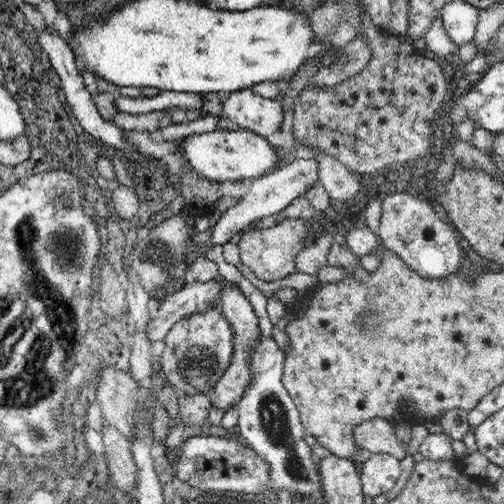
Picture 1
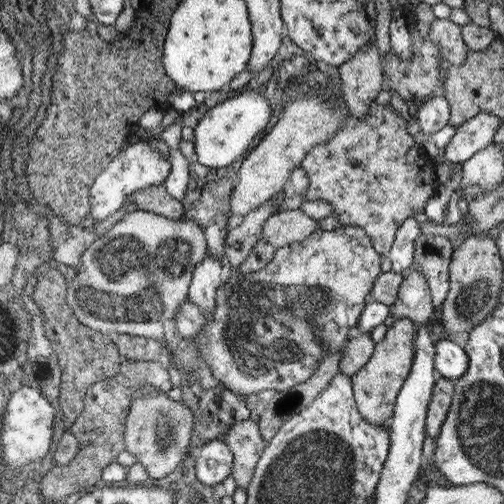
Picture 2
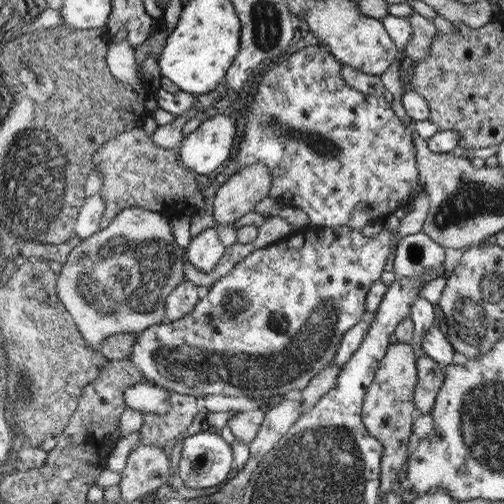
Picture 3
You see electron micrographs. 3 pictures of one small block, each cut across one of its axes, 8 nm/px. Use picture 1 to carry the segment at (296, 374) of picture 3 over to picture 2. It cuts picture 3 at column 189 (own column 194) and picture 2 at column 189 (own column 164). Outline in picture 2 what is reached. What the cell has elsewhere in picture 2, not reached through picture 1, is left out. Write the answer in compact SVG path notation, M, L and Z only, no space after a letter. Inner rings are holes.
M337 226L329 232L315 230L309 238L277 250L265 268L251 274L233 272L231 278L215 290L211 318L201 328L199 336L189 340L191 350L185 342L175 338L175 342L171 342L171 358L179 358L183 372L189 374L197 374L197 366L205 364L211 376L219 380L221 388L227 388L237 396L251 396L263 390L285 392L307 382L315 370L319 370L319 364L331 354L341 354L357 332L357 322L367 304L367 296L371 294L379 272L383 272L379 270L379 252L371 248L371 242L367 232L355 226Z

